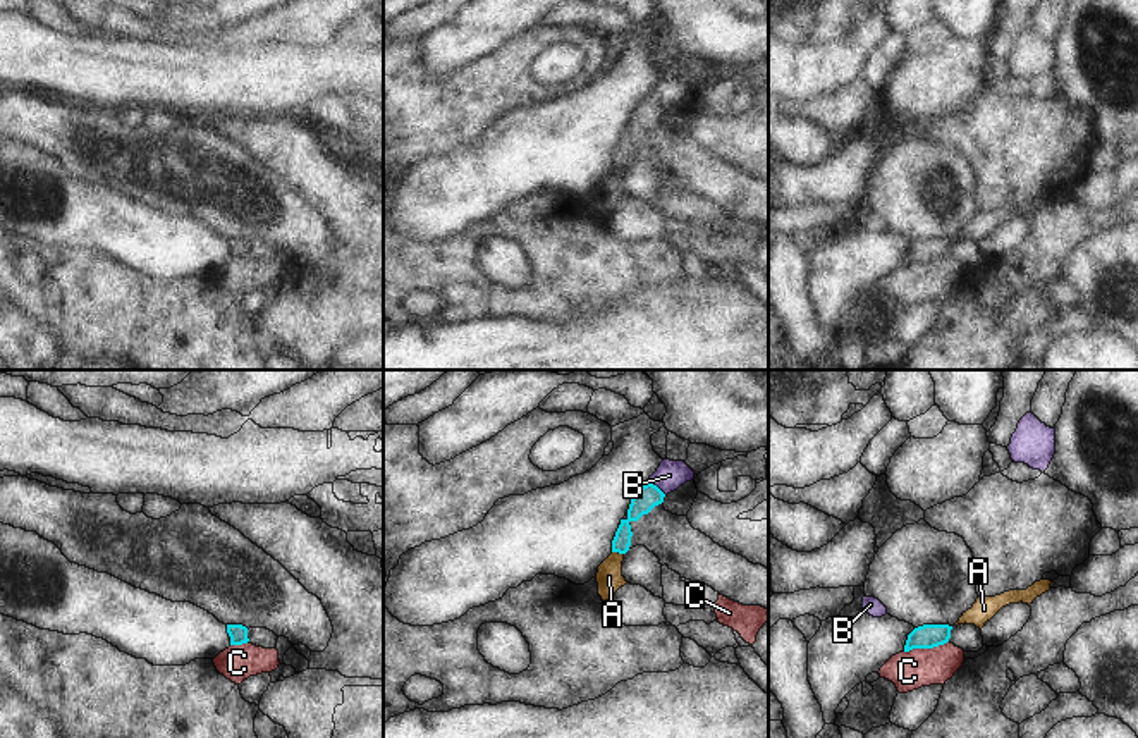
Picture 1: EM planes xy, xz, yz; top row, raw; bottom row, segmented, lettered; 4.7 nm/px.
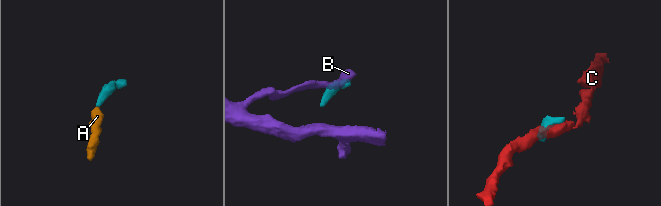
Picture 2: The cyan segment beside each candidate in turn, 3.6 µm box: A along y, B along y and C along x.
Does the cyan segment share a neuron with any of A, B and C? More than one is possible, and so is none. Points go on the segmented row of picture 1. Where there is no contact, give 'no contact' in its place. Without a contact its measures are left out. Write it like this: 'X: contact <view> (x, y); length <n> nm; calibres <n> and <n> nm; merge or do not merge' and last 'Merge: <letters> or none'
A: contact xz (617, 551); length 60 nm; calibres 100 and 120 nm; merge
B: contact xz (657, 487); length 110 nm; calibres 110 and 140 nm; do not merge
C: contact yz (925, 647); length 220 nm; calibres 110 and 180 nm; do not merge
Merge: A

